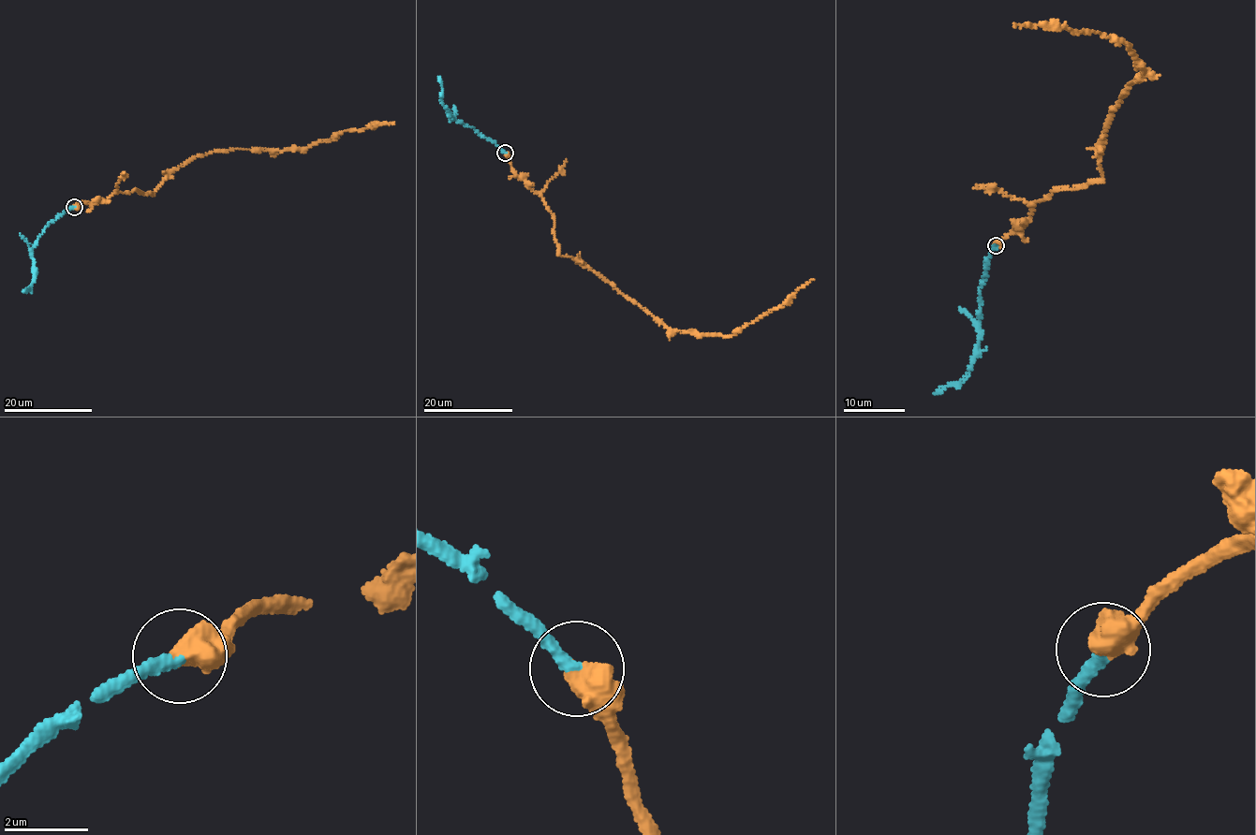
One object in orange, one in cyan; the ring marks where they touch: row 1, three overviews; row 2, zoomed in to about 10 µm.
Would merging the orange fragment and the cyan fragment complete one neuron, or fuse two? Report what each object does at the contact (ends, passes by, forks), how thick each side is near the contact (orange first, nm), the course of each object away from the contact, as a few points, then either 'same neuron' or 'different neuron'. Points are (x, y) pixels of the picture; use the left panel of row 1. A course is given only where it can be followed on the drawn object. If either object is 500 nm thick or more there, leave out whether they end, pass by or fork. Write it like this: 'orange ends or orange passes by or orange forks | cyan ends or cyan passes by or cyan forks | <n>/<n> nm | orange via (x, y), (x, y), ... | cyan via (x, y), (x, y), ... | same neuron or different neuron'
650/280 nm | orange via (74, 207), (117, 192), (152, 194), (163, 178), (212, 152), (303, 149), (343, 131), (393, 124) | cyan via (74, 207), (49, 224), (37, 238), (31, 252), (34, 282), (23, 292) | same neuron

